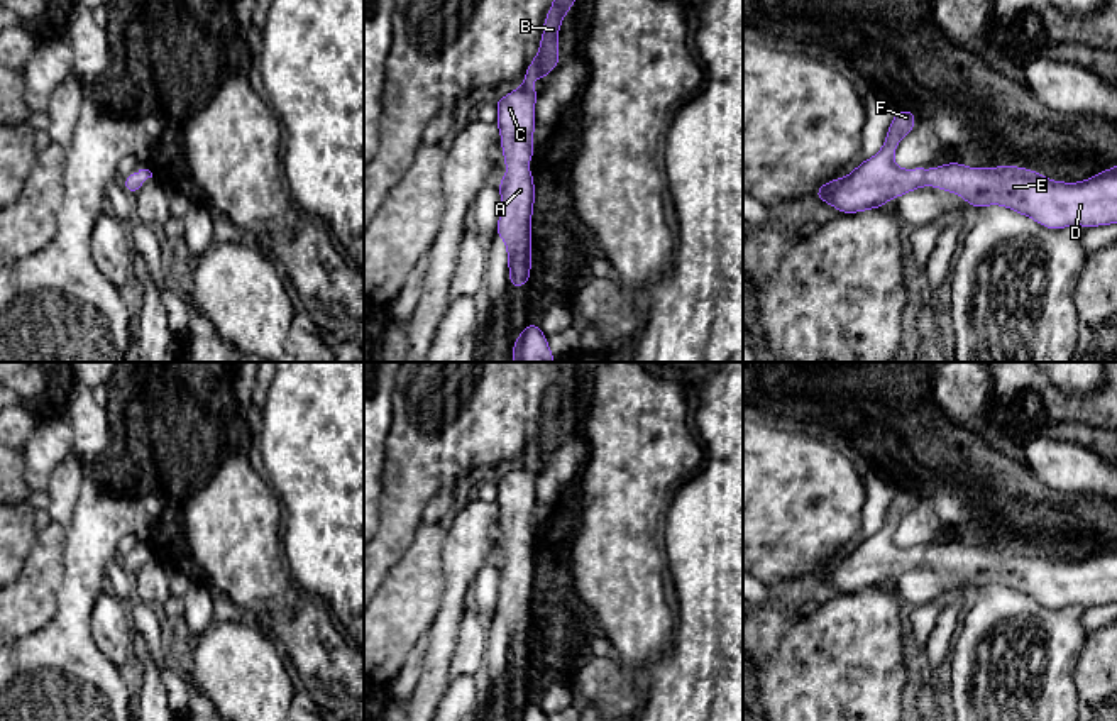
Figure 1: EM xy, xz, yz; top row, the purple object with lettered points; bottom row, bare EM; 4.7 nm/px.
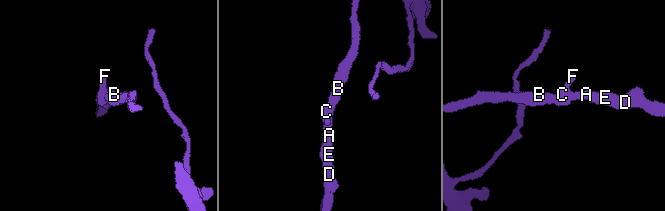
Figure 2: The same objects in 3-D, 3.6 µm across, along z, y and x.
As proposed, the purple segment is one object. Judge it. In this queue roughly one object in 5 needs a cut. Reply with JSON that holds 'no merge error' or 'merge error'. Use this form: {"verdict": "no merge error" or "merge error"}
{"verdict": "no merge error"}

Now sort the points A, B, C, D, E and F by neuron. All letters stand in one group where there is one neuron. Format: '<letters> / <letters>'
A B C D E F

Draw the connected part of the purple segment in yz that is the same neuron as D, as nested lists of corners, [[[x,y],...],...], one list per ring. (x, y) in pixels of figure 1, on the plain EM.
[[[899,489],[889,504],[882,528],[861,540],[853,552],[816,569],[841,592],[883,589],[883,582],[929,562],[936,569],[960,574],[975,587],[1002,584],[1058,609],[1071,604],[1100,606],[1117,603],[1117,543],[1080,562],[1053,560],[1029,547],[966,547],[958,540],[934,548],[899,548],[894,531],[916,506],[916,489]]]

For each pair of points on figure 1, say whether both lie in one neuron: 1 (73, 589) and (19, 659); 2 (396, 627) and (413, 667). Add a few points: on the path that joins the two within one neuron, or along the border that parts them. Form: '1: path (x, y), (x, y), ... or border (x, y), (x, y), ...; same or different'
1: path (73, 610), (73, 615), (39, 649); same
2: border (427, 630), (386, 687); different

